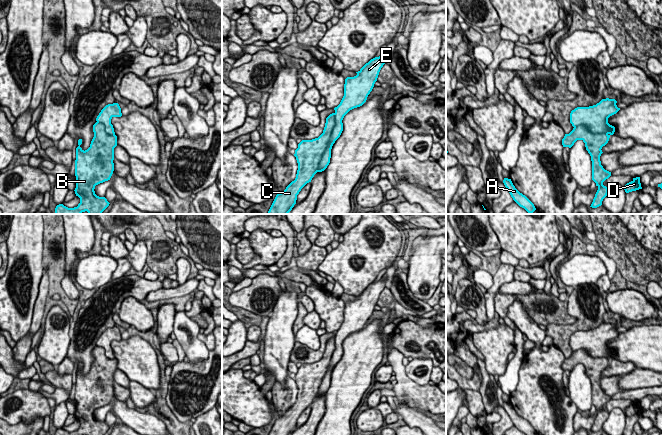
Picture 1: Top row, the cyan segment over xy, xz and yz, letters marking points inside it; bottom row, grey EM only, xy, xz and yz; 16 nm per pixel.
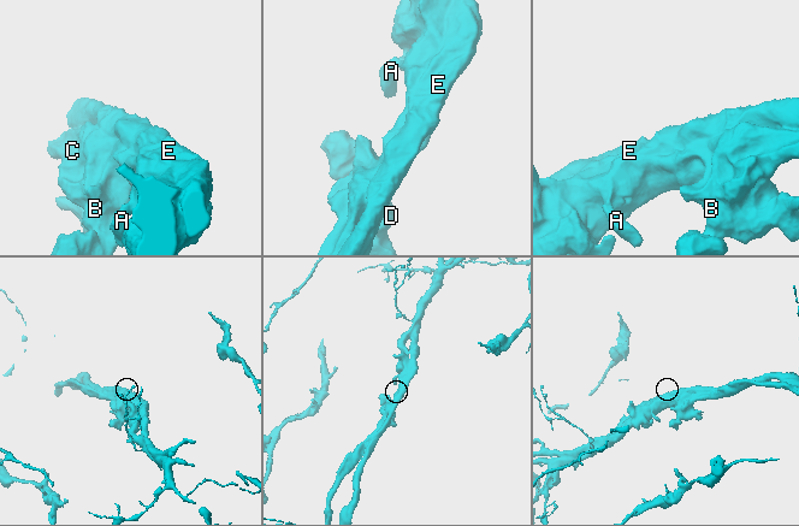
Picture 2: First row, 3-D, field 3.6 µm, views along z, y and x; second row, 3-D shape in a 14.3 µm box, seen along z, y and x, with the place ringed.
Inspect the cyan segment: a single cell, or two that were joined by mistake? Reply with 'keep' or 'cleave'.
cleave

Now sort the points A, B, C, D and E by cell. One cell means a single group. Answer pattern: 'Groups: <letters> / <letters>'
Groups: A B C D / E

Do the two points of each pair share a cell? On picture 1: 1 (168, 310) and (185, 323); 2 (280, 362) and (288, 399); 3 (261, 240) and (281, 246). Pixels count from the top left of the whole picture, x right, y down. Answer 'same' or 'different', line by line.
1: different
2: different
3: same

